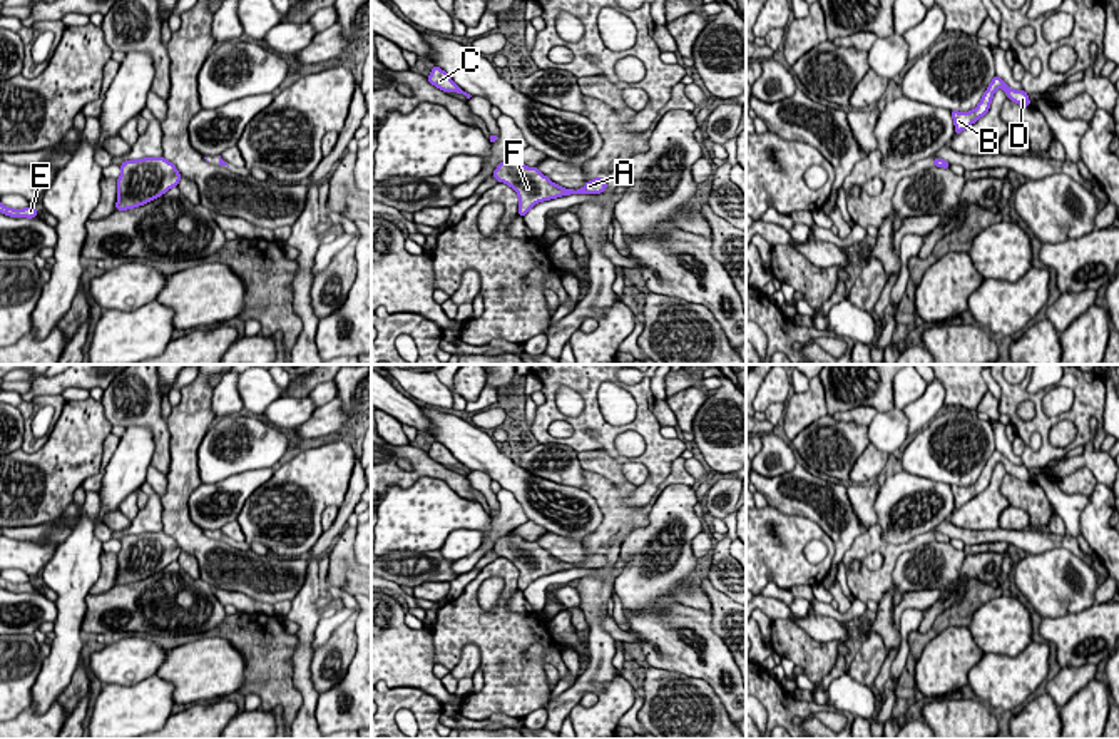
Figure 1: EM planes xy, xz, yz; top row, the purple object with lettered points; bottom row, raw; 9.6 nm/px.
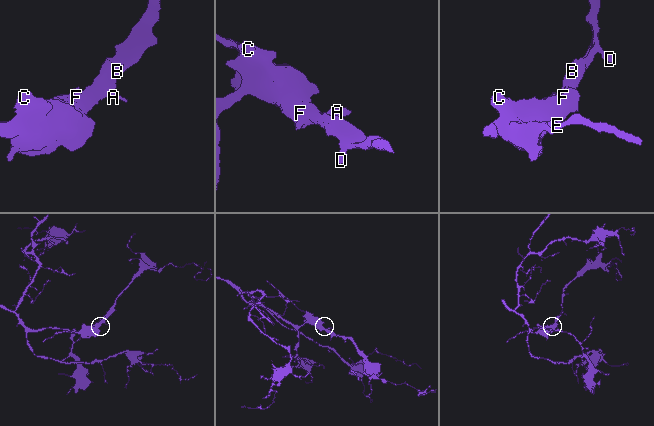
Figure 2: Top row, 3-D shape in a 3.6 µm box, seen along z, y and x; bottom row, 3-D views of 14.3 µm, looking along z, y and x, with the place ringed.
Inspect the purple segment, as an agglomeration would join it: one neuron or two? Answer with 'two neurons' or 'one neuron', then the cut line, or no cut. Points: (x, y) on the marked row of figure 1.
one neuron | no cut

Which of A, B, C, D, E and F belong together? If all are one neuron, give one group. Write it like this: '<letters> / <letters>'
A B C D E F

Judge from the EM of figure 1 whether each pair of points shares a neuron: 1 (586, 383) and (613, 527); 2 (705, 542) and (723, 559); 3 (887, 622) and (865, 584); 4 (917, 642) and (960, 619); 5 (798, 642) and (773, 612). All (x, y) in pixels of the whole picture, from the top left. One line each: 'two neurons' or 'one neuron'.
1: two neurons
2: two neurons
3: two neurons
4: one neuron
5: two neurons

